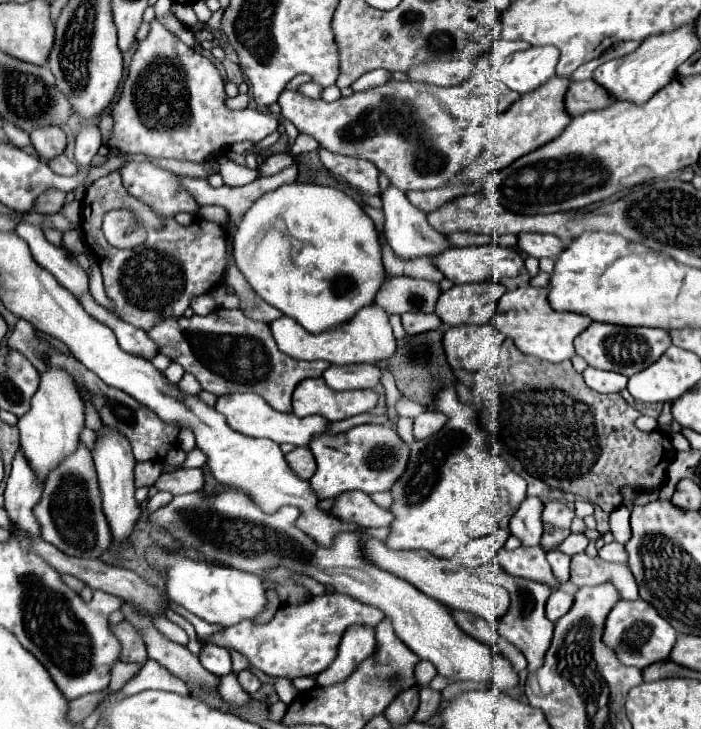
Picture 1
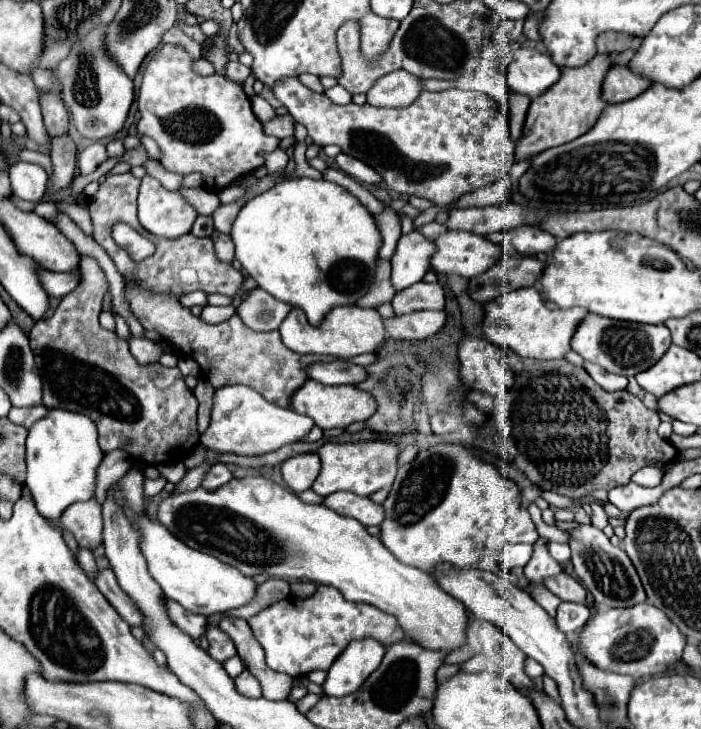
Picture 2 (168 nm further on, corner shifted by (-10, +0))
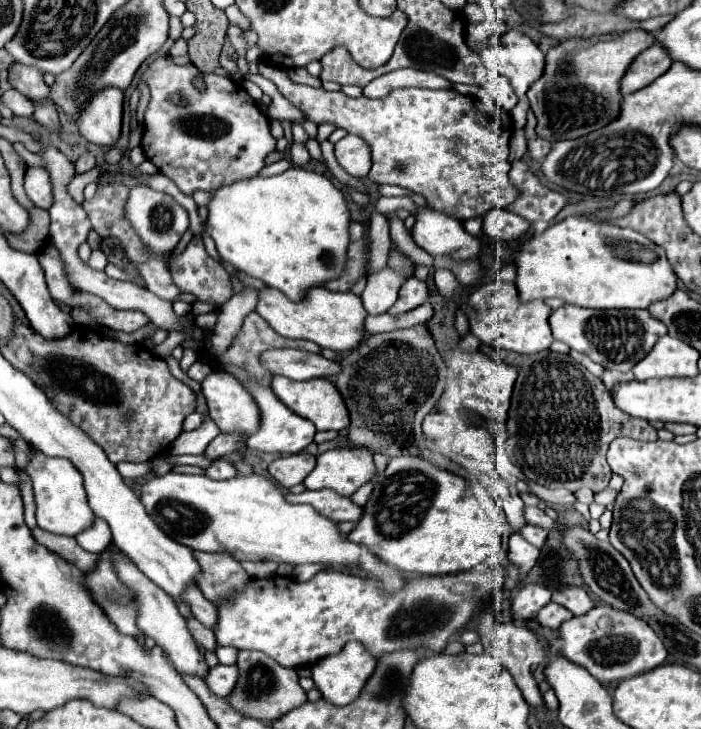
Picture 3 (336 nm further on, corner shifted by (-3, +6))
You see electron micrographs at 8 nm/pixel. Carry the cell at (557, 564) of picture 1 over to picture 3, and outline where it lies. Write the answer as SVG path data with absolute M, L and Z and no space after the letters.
M525 524L523 528L519 528L519 534L531 542L533 546L541 548L545 544L545 538L547 538L547 530L545 528L539 528L539 526L531 526L531 524Z

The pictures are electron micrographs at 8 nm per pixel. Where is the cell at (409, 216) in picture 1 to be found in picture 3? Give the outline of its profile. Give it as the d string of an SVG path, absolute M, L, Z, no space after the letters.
M385 268L379 274L371 274L367 278L367 286L361 294L367 314L371 314L371 316L385 314L395 304L397 292L403 282L405 282L405 278L391 268Z

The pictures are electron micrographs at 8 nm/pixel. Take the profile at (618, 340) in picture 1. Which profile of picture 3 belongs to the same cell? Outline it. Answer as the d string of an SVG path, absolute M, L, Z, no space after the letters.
M565 304L551 312L549 326L553 338L565 342L569 348L587 354L593 362L607 370L629 372L639 360L643 360L655 342L667 334L667 326L657 320L649 310L589 310L581 306Z

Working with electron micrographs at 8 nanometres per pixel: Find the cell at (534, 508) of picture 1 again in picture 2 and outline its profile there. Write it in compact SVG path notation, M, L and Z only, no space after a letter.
M538 538L534 542L534 554L532 554L530 562L524 566L524 574L528 576L528 580L534 584L542 584L542 580L546 576L554 576L560 570L562 570L560 564L554 558L550 558L546 538Z

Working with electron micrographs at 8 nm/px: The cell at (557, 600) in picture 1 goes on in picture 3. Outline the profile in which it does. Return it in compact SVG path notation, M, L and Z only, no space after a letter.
M549 602L543 610L539 610L539 614L537 614L537 622L539 622L539 626L543 628L543 630L555 630L555 626L561 626L567 618L571 618L573 614L567 610L567 608L563 608L563 606L559 606L559 604L555 604L555 602Z

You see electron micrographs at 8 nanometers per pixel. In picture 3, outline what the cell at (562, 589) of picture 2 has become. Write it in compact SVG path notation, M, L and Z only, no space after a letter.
M563 586L563 588L555 590L553 600L557 604L565 606L567 610L571 610L573 616L587 614L595 606L595 602L589 598L589 594L583 588L577 588L577 586Z

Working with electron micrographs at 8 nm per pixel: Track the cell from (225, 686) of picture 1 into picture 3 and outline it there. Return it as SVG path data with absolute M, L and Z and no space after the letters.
M219 646L217 648L217 658L221 664L235 664L237 660L237 648L225 648L225 646Z

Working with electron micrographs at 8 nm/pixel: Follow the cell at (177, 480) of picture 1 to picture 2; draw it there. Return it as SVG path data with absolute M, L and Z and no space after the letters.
M214 464L208 472L206 472L206 476L204 476L204 480L202 480L202 488L206 488L206 490L216 490L216 488L220 488L220 486L224 486L226 482L230 482L232 480L232 474L230 474L230 470L226 468L226 464Z

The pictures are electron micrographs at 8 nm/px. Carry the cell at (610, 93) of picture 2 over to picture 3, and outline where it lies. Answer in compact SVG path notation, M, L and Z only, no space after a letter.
M659 44L651 46L641 56L635 58L631 70L627 70L627 74L623 76L623 96L649 86L659 76L663 76L671 68L671 64L673 60L667 54L667 50L663 50L663 46Z

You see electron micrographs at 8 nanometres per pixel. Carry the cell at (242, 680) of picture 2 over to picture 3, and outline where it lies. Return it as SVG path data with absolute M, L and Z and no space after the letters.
M215 666L209 670L207 678L205 678L209 690L215 694L215 696L221 696L221 698L227 698L227 694L231 694L231 690L235 688L235 682L237 682L237 670L235 666Z

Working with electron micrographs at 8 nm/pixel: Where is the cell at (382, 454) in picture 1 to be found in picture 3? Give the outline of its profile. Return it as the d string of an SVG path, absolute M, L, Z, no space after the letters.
M335 448L317 456L315 470L303 480L307 490L335 490L351 496L375 474L373 454L365 448Z

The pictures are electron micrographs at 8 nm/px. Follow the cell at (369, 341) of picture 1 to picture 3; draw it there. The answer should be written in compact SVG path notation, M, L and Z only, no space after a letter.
M261 288L255 310L277 334L285 338L303 338L311 340L321 348L333 352L349 352L365 338L363 320L367 312L363 310L361 298L353 292L329 292L327 288L309 288L307 296L301 302L291 302L285 294L279 294L275 288Z

